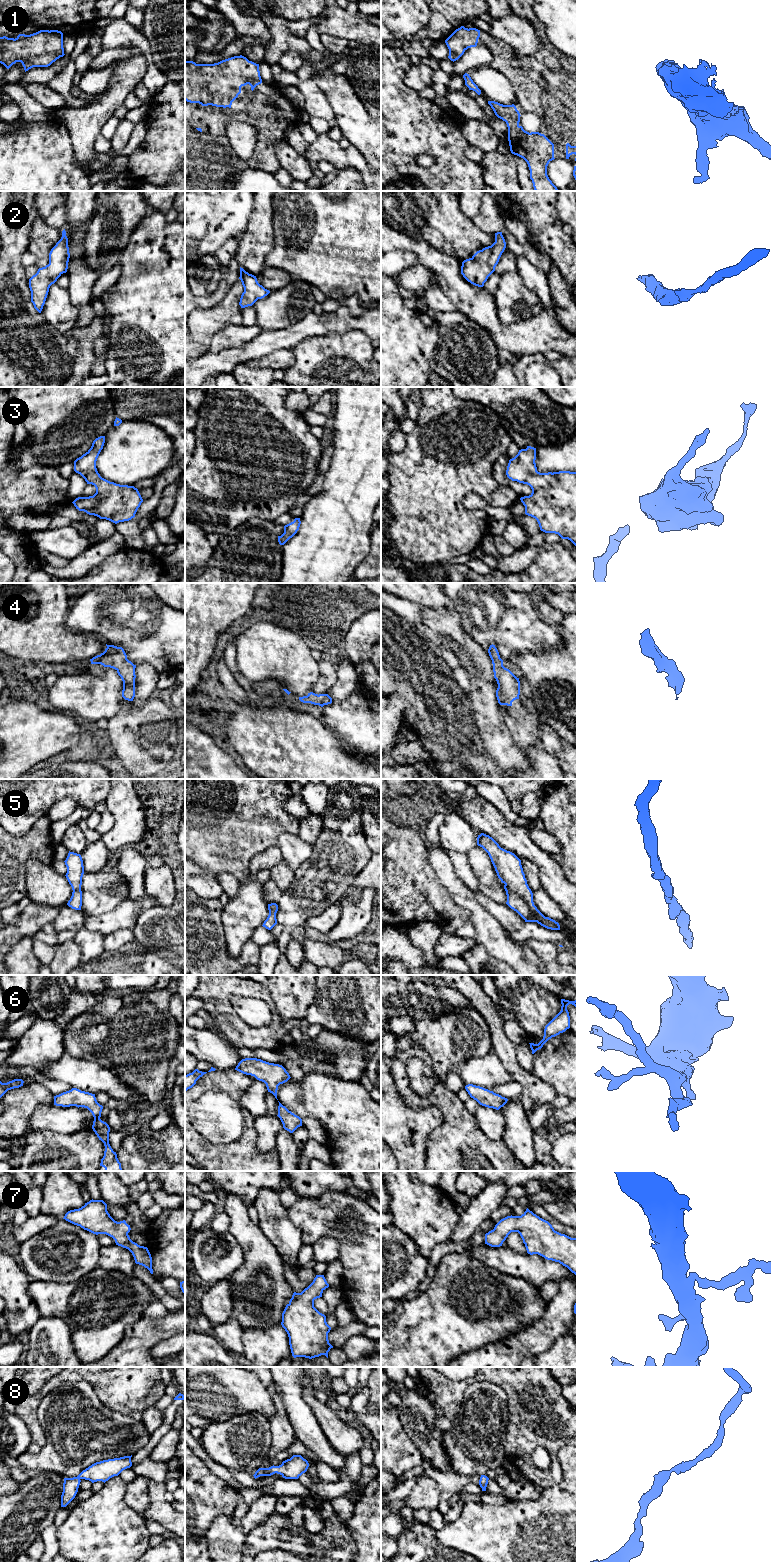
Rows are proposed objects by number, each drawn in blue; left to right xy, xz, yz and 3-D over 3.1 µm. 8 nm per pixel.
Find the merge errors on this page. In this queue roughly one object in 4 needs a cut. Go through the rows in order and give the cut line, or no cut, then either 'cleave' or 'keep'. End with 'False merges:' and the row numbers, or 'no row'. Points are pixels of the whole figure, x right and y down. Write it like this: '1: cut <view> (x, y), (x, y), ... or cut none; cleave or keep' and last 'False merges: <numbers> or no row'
1: cut none; keep
2: cut none; keep
3: cut none; keep
4: cut none; keep
5: cut none; keep
6: cut none; keep
7: cut none; keep
8: cut none; keep
False merges: no row

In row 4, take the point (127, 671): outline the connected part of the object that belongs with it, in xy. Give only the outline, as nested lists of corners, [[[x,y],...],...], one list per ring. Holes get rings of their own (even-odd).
[[[107,645],[103,653],[90,659],[91,664],[101,664],[117,671],[123,681],[122,697],[125,700],[133,701],[135,697],[135,668],[122,647]]]

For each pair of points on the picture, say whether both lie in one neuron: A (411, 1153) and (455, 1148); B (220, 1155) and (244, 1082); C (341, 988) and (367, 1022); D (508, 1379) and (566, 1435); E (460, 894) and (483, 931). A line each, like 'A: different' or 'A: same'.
A: different
B: same
C: same
D: same
E: same

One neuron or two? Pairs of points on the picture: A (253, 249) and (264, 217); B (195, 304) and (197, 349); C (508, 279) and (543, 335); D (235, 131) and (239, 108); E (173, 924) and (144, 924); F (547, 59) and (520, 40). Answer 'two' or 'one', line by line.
A: one
B: two
C: two
D: two
E: one
F: two

